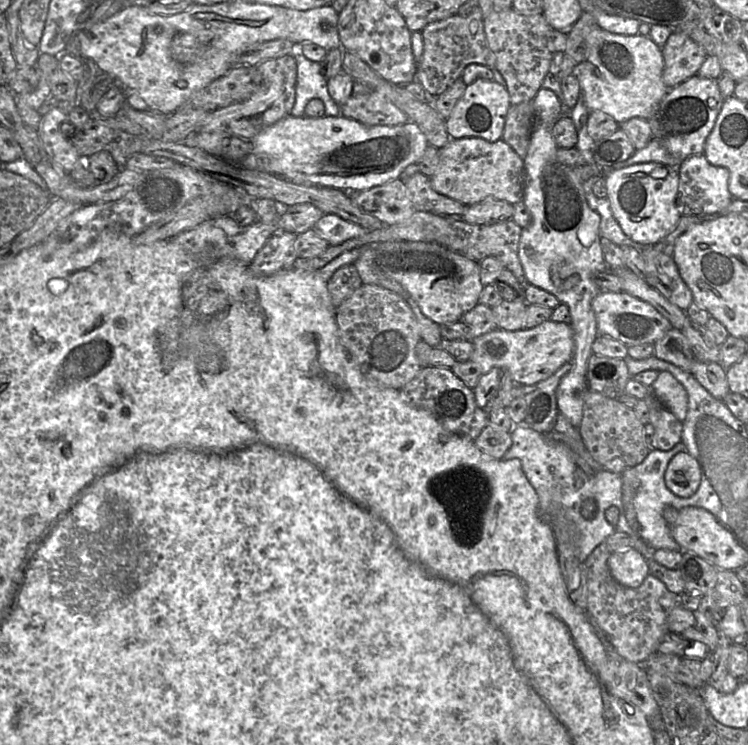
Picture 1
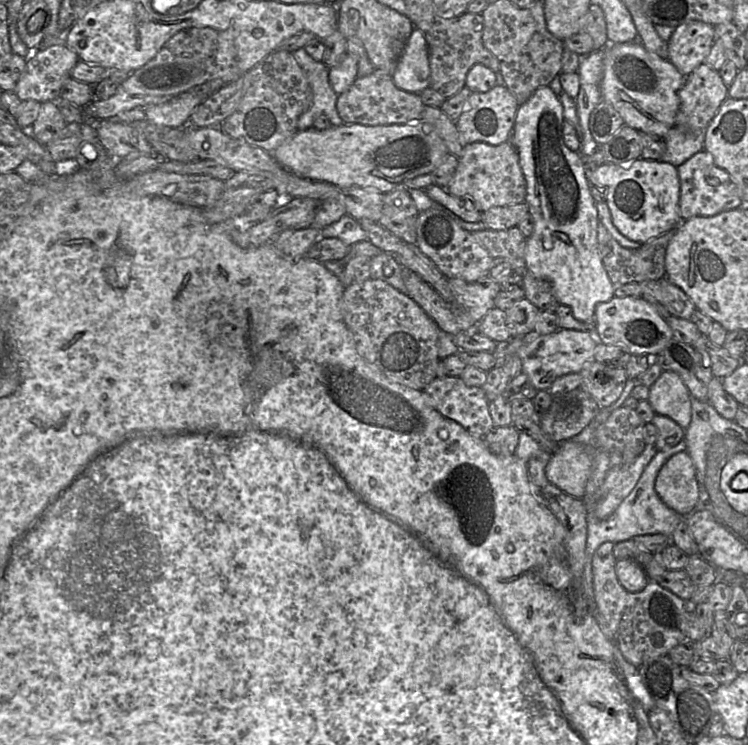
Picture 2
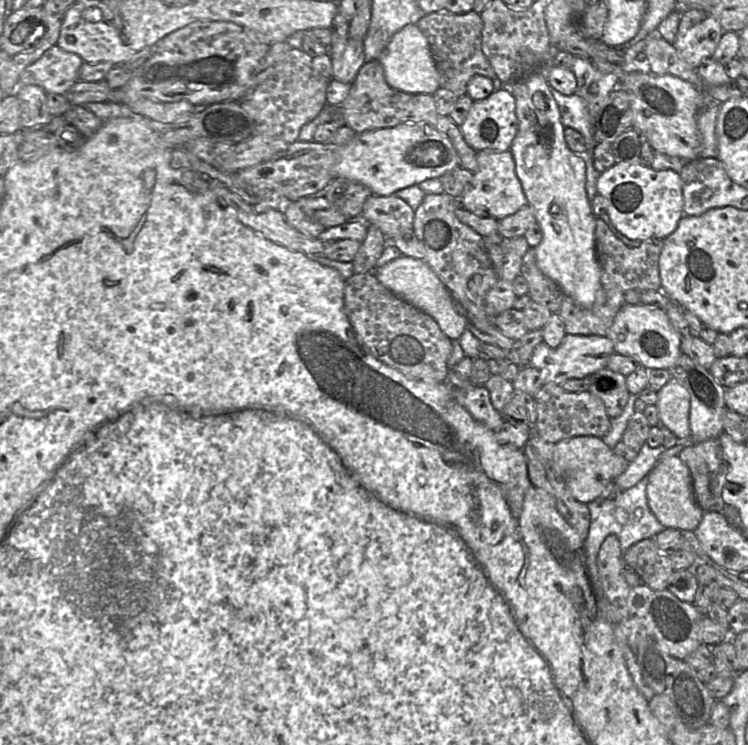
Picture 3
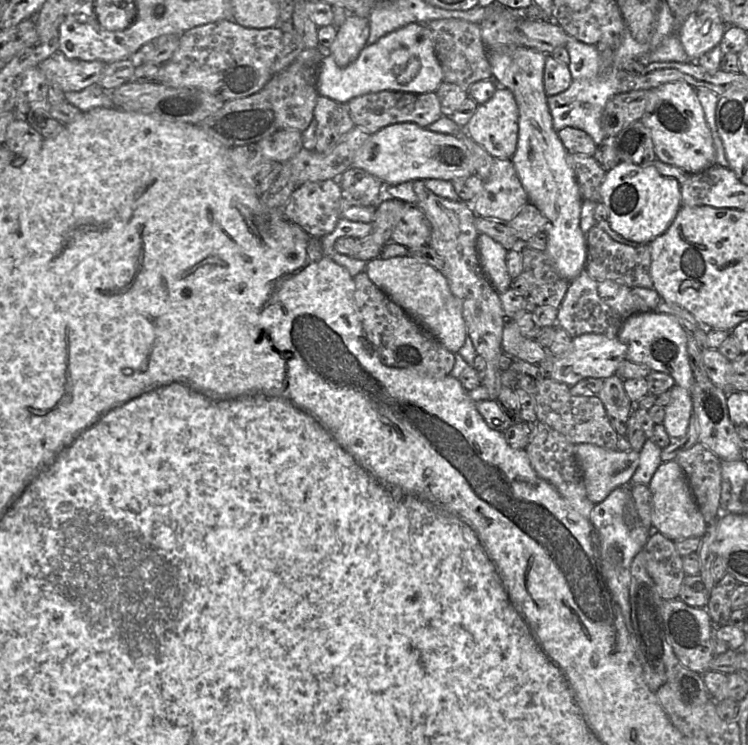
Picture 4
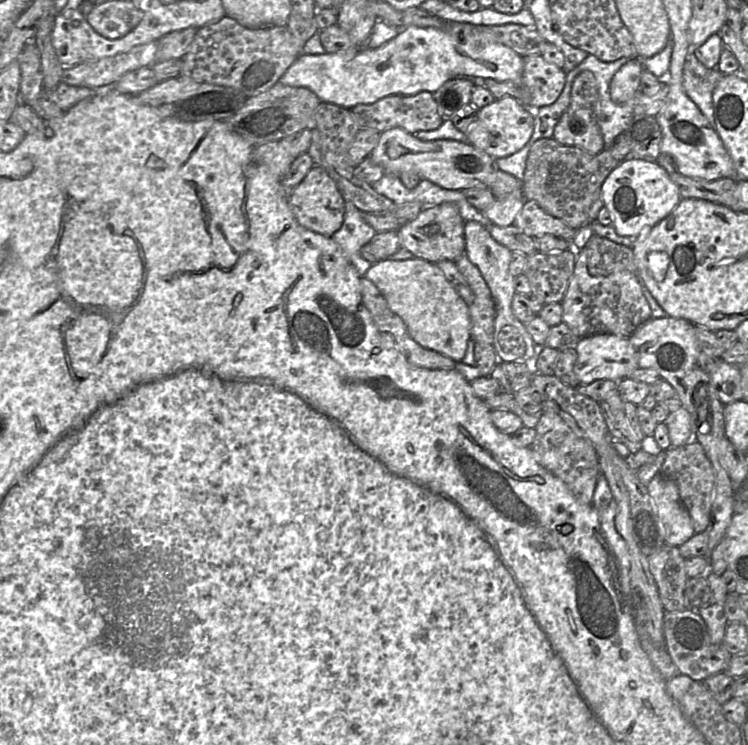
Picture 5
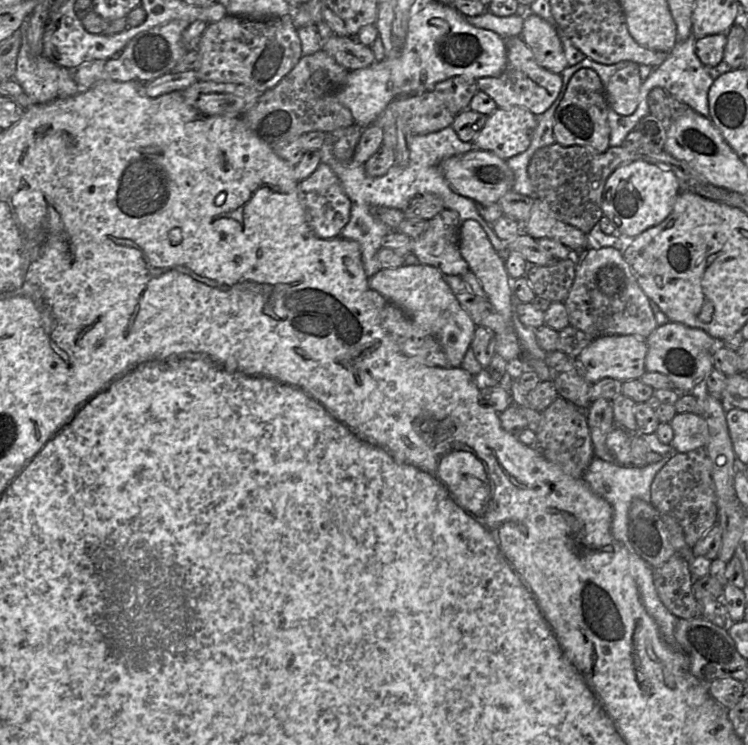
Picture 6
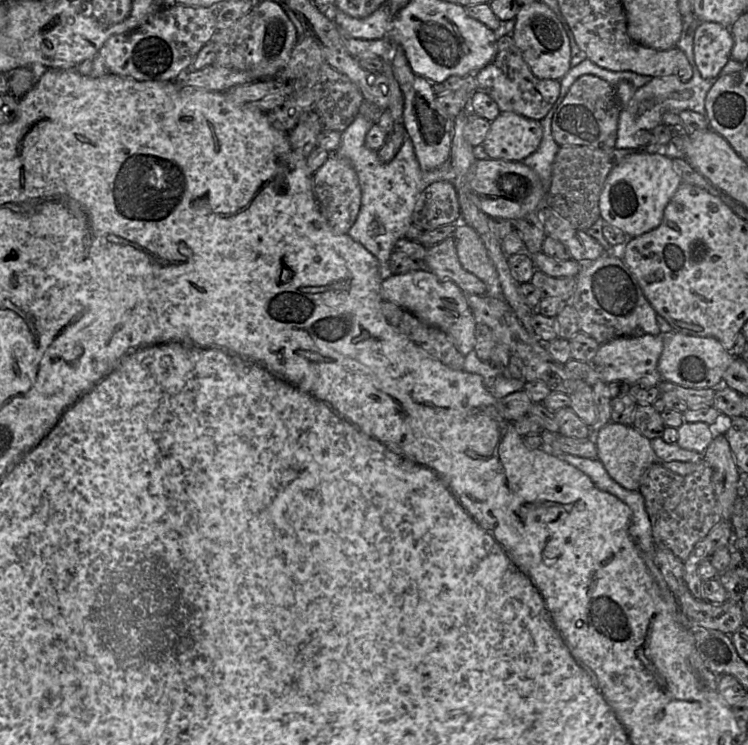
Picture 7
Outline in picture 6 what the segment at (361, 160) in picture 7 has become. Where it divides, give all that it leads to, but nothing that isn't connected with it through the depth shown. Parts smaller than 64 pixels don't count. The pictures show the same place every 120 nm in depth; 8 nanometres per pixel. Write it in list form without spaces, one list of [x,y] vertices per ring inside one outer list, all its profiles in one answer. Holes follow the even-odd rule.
[[[451,125],[426,135],[413,135],[407,166],[402,167],[394,164],[387,173],[379,177],[369,176],[365,171],[364,164],[354,159],[350,161],[337,159],[333,154],[333,143],[334,137],[332,137],[330,133],[327,133],[319,151],[321,162],[329,165],[338,176],[345,193],[351,201],[350,220],[341,231],[340,237],[355,240],[359,243],[364,270],[368,278],[381,269],[376,254],[378,250],[382,248],[382,239],[389,234],[391,230],[394,230],[382,221],[374,218],[370,213],[370,208],[374,205],[379,205],[404,211],[408,208],[412,199],[426,193],[439,195],[444,202],[444,208],[457,211],[461,222],[468,219],[478,222],[486,232],[497,253],[504,261],[507,260],[509,251],[506,249],[506,241],[499,239],[492,225],[482,218],[477,210],[476,202],[454,192],[450,188],[440,170],[440,163],[444,159],[469,152],[475,148],[472,142],[460,140]]]

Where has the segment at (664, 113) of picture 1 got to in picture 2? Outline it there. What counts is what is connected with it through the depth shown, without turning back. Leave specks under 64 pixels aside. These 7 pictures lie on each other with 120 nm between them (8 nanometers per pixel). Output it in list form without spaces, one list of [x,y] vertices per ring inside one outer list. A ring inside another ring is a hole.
[[[706,63],[700,64],[686,77],[678,92],[676,126],[687,127],[693,133],[704,133],[728,97],[727,92],[728,87],[719,72]]]

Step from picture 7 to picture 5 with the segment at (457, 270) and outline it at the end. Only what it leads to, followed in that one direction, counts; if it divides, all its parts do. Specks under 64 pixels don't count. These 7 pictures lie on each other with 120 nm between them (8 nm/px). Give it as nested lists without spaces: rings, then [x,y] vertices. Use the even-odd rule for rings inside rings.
[[[445,202],[424,207],[412,220],[405,222],[397,231],[401,247],[408,249],[414,257],[437,263],[442,260],[454,261],[465,253],[464,224],[456,203]]]

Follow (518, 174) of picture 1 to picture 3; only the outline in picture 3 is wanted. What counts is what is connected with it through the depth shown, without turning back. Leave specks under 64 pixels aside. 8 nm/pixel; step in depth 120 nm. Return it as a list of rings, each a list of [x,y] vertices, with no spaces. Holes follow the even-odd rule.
[[[510,150],[495,152],[477,151],[477,170],[463,195],[460,206],[479,216],[490,216],[501,220],[517,212],[527,204],[520,180],[516,175],[515,161]]]

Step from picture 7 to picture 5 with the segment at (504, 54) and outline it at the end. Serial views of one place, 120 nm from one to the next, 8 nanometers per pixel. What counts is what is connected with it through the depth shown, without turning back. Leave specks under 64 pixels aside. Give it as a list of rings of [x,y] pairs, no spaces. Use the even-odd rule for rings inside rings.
[[[541,55],[524,56],[523,61],[523,73],[518,81],[484,79],[480,83],[495,99],[511,96],[530,109],[553,104],[563,91],[567,73],[546,62]]]

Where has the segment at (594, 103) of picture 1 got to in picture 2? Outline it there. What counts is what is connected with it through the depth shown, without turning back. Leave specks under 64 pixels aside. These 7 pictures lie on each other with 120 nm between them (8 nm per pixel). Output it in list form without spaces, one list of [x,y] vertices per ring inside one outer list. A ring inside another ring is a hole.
[[[638,41],[608,44],[610,47],[604,59],[603,77],[600,83],[602,100],[612,104],[621,115],[626,126],[635,130],[656,135],[663,139],[670,129],[676,126],[676,116],[679,108],[678,92],[684,85],[686,77],[667,58],[649,52]]]

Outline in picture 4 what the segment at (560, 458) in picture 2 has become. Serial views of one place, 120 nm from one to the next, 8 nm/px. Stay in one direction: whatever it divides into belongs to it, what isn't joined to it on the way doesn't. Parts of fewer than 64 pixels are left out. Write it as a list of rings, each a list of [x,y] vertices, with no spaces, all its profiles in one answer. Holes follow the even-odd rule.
[[[581,443],[575,445],[575,455],[587,497],[597,504],[616,488],[629,484],[638,467],[640,452],[609,450]]]

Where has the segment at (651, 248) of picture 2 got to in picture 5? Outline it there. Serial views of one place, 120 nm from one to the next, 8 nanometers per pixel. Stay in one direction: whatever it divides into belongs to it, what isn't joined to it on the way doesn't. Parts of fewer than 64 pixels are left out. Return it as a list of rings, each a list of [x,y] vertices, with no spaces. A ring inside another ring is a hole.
[[[593,235],[585,248],[591,276],[608,276],[620,271],[638,274],[634,253],[630,247]]]

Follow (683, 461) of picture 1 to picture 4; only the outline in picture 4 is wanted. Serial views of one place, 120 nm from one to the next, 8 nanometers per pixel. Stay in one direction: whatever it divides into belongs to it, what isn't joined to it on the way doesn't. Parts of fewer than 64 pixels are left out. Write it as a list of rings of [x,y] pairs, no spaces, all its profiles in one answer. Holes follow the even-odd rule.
[[[675,460],[662,462],[648,484],[651,493],[651,519],[654,530],[666,538],[677,541],[696,537],[702,538],[707,529],[683,469]]]

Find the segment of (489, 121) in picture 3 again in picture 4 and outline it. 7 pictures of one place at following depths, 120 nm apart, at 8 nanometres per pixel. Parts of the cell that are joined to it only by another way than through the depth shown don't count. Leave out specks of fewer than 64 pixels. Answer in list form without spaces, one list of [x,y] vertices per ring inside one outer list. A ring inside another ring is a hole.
[[[497,86],[493,96],[483,104],[478,104],[474,115],[464,131],[493,158],[511,159],[518,141],[518,107],[513,94],[505,87]]]

